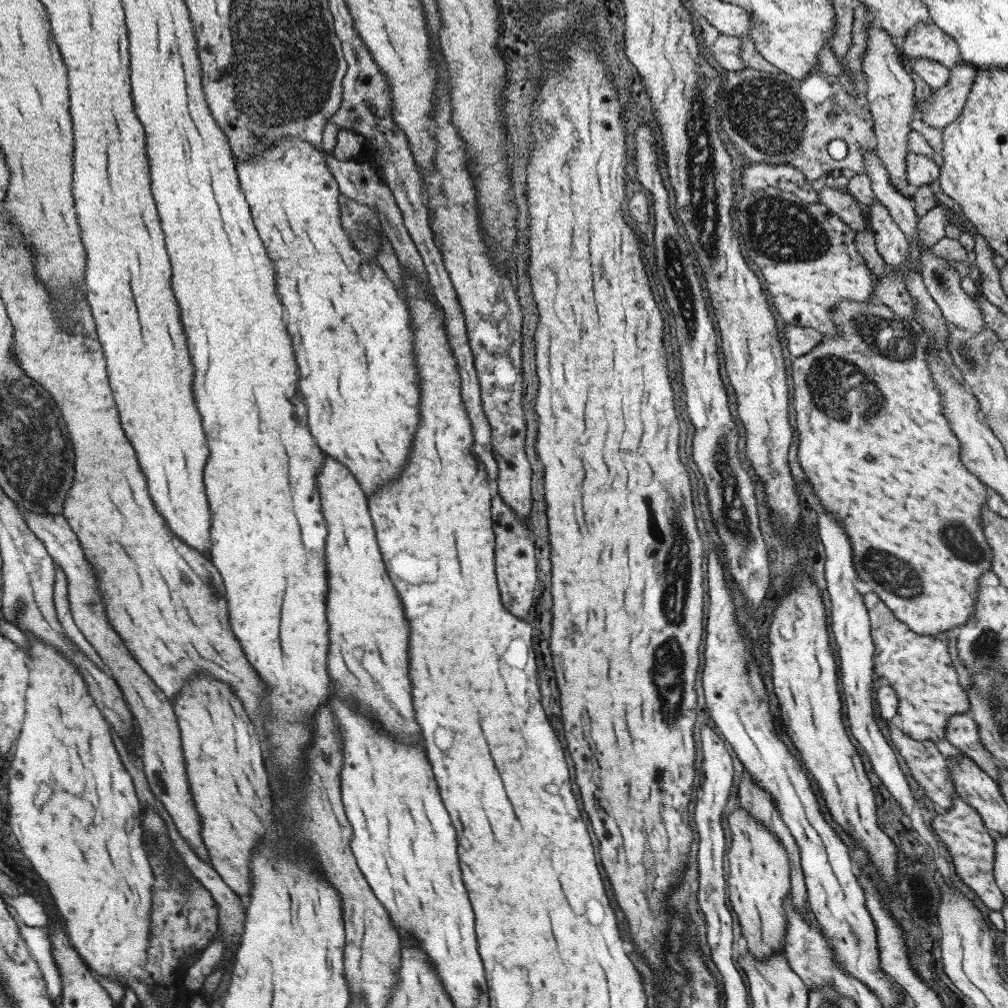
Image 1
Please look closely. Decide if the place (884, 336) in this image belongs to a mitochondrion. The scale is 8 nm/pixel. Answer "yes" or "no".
yes

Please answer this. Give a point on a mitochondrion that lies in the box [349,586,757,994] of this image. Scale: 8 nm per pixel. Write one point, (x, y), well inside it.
(668, 668)

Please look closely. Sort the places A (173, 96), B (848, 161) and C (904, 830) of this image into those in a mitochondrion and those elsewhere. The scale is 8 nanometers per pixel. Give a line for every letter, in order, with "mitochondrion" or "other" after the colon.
A: other
B: other
C: other

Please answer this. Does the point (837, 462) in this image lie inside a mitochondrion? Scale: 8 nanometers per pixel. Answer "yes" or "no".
no

